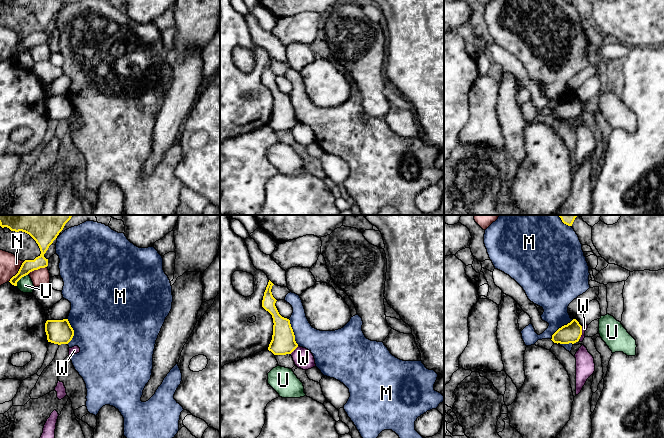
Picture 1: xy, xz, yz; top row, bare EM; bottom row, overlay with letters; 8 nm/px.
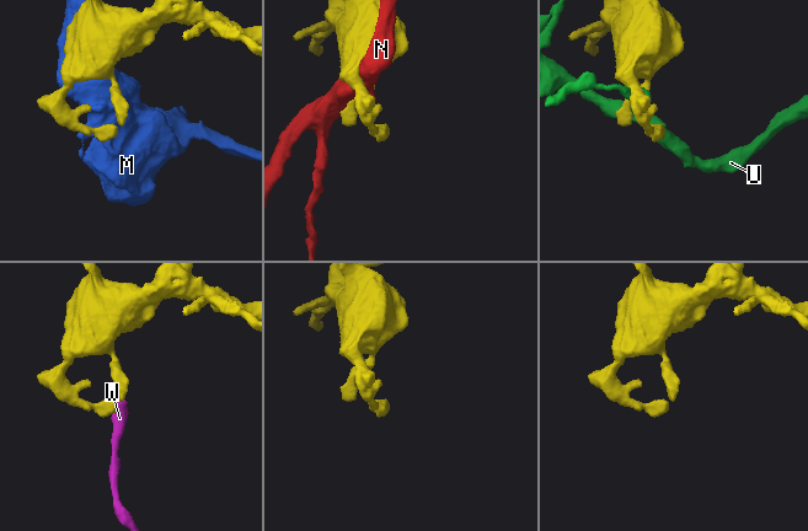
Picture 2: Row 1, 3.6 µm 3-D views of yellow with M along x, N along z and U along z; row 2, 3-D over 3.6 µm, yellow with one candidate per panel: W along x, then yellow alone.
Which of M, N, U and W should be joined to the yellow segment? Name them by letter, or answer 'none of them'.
none of them

